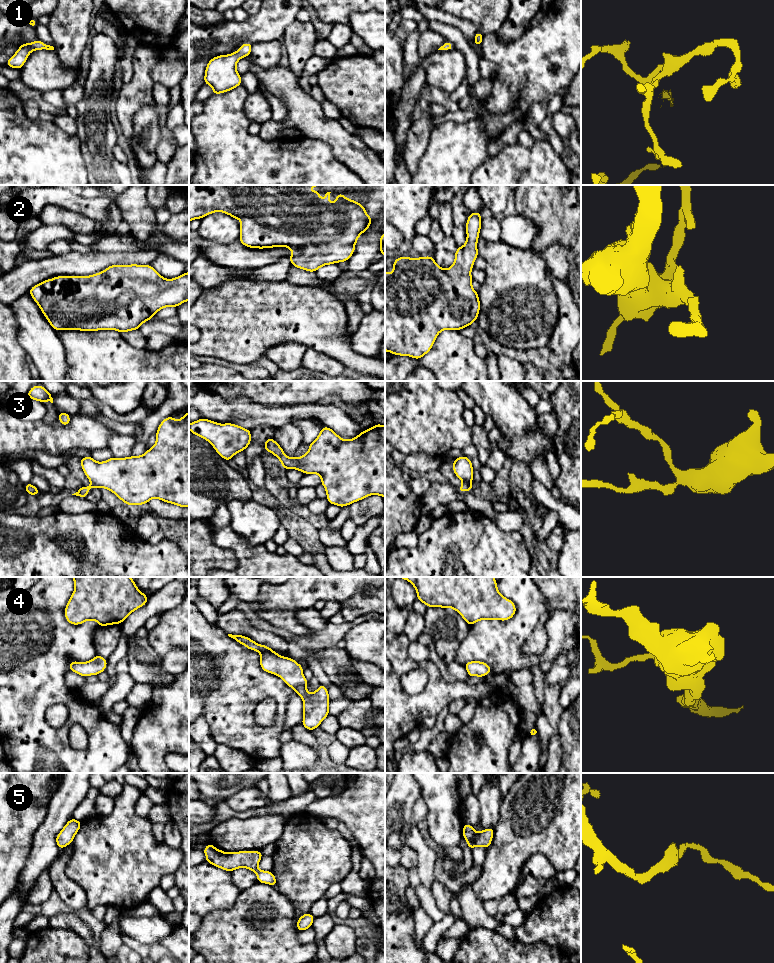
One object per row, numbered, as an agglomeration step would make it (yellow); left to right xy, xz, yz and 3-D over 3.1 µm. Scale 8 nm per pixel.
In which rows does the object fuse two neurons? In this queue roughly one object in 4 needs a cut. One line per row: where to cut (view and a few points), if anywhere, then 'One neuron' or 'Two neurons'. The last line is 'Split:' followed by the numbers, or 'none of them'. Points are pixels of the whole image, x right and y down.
1: No split. One neuron
2: No split. One neuron
3: No split. One neuron
4: No split. One neuron
5: No split. One neuron
Split: none of them

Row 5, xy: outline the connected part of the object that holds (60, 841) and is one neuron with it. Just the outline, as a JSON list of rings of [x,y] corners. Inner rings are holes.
[[[71,818],[63,827],[61,832],[56,835],[56,844],[60,849],[65,848],[67,845],[72,844],[76,833],[79,831],[82,822]]]

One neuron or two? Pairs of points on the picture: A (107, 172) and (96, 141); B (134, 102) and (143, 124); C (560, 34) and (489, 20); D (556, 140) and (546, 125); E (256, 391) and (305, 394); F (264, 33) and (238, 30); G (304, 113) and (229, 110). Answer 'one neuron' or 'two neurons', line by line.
A: one neuron
B: two neurons
C: two neurons
D: one neuron
E: one neuron
F: one neuron
G: two neurons

